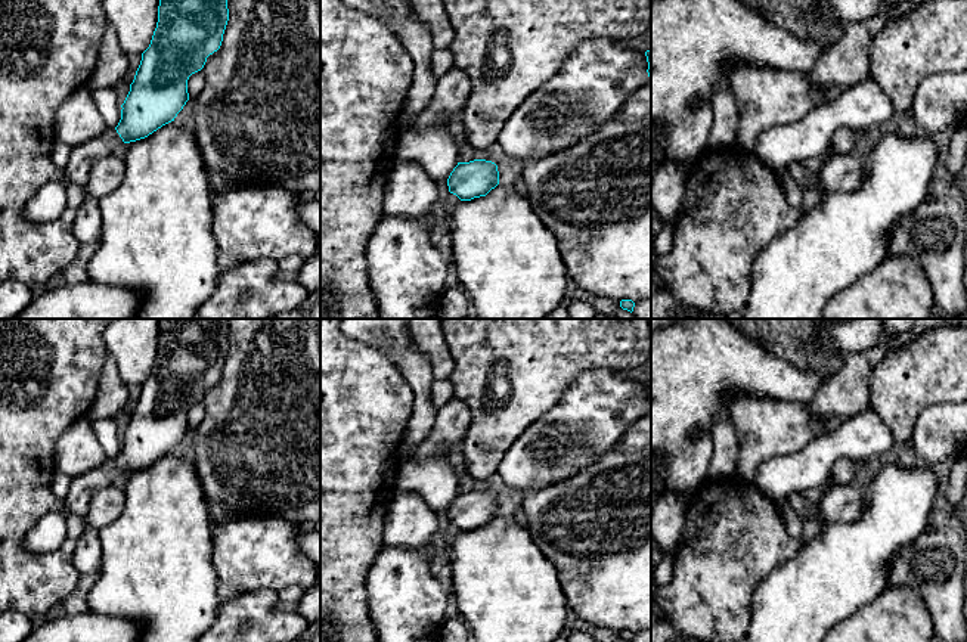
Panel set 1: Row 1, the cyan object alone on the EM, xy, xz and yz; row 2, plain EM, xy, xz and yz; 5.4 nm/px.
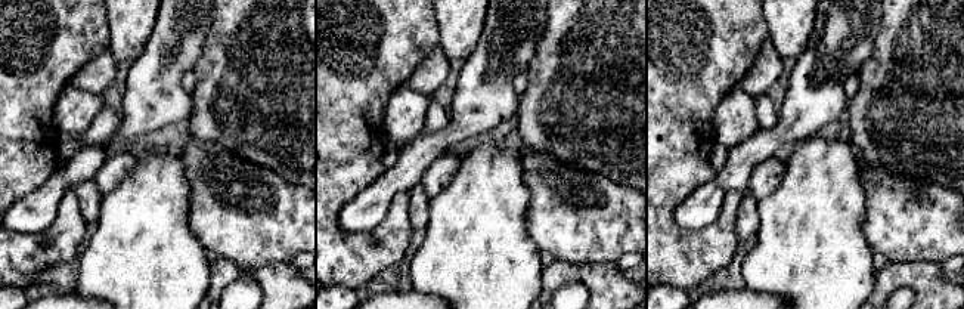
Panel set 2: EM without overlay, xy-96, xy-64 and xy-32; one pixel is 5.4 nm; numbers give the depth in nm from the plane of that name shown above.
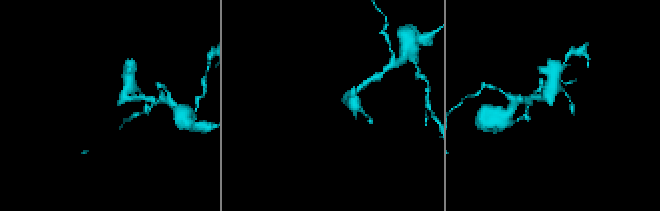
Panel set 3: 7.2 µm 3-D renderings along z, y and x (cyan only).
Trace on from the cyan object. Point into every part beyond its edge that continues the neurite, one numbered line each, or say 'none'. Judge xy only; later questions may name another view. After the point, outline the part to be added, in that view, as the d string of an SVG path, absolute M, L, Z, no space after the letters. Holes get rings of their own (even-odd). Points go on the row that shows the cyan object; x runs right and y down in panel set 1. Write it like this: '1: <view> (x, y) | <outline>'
1: xy (47, 204) | M115 128L71 149L62 179L44 183L24 205L24 217L35 224L50 223L61 217L66 205L66 186L84 186L94 159L111 155L124 142Z

